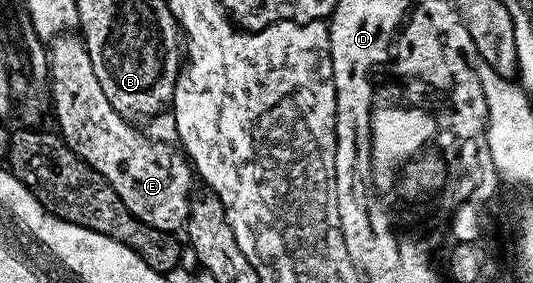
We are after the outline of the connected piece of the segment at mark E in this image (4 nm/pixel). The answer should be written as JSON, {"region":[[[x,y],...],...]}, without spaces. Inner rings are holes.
{"region":[[[58,33],[48,40],[47,54],[49,56],[48,94],[53,99],[53,115],[57,118],[56,130],[66,145],[91,165],[95,173],[99,173],[119,193],[119,201],[127,205],[127,209],[139,221],[151,225],[155,229],[180,232],[189,219],[191,200],[189,194],[195,184],[195,171],[188,158],[176,146],[168,142],[158,142],[146,134],[140,135],[133,129],[134,124],[122,117],[107,101],[107,93],[103,93],[103,85],[99,85],[99,77],[95,77],[95,69],[91,69],[91,57],[85,48],[85,40],[77,33]]]}

